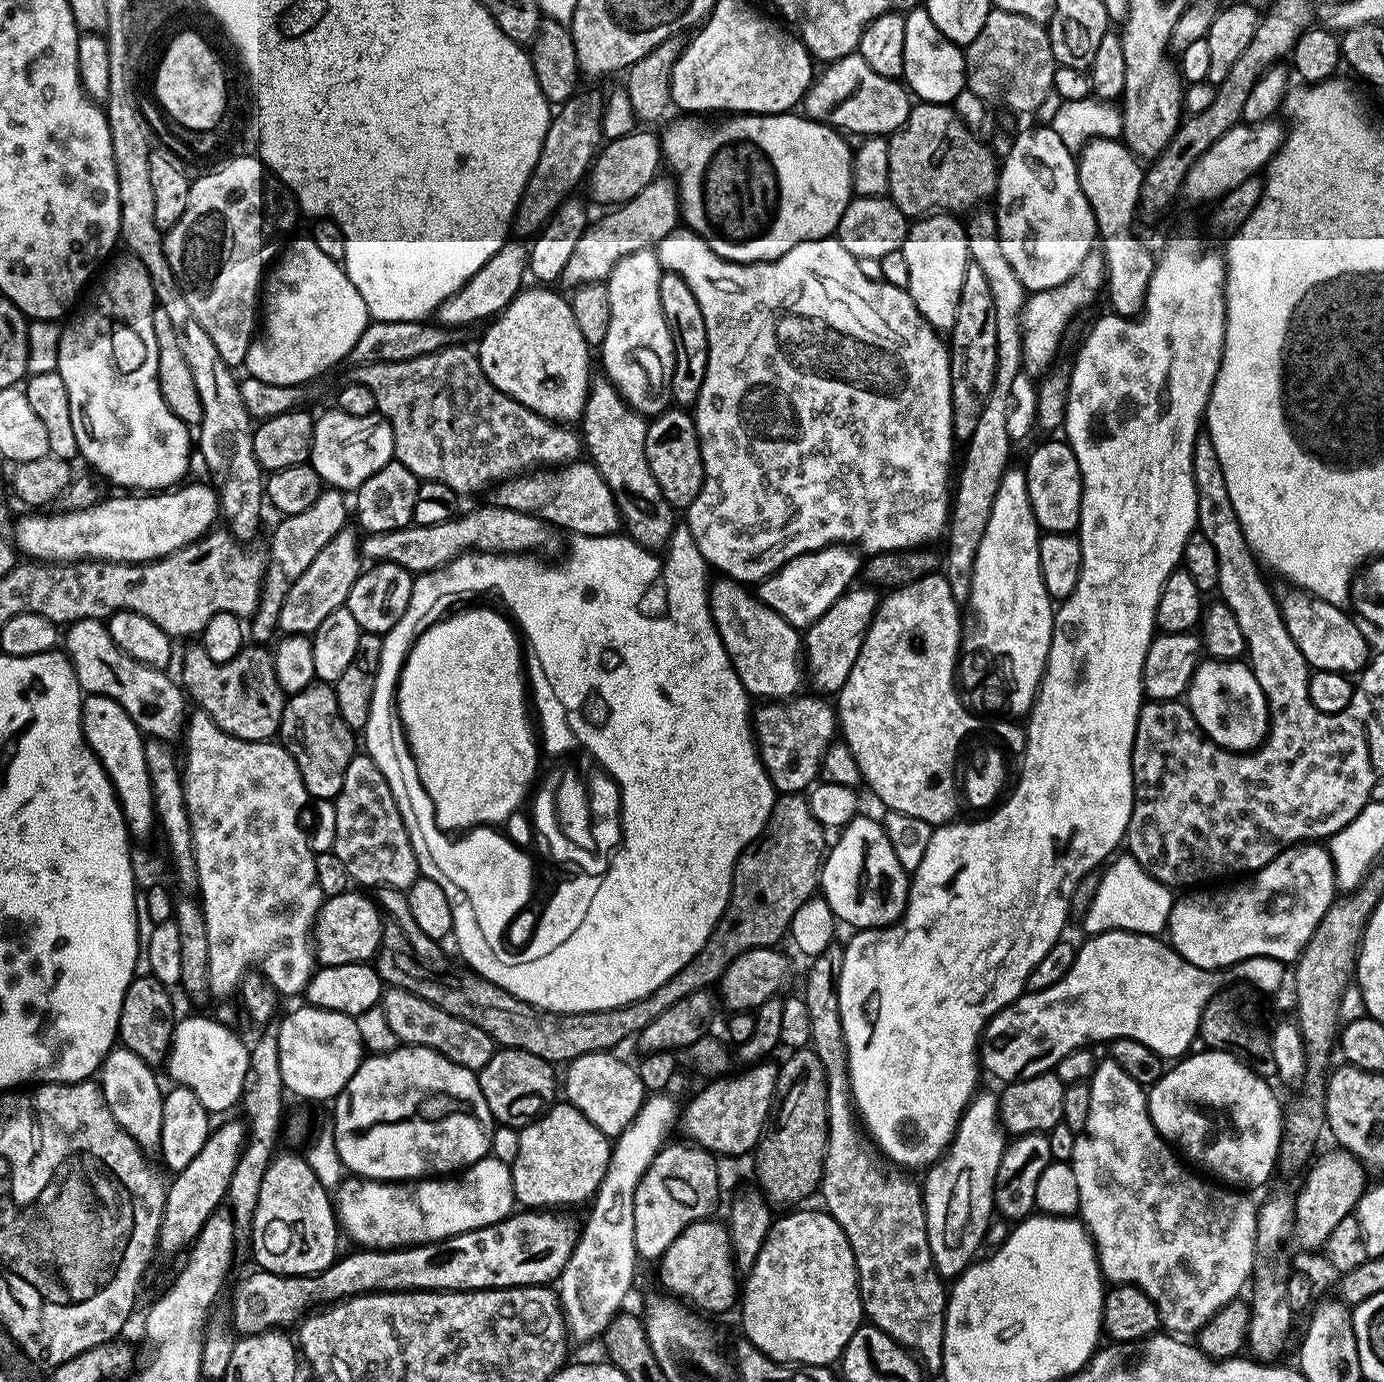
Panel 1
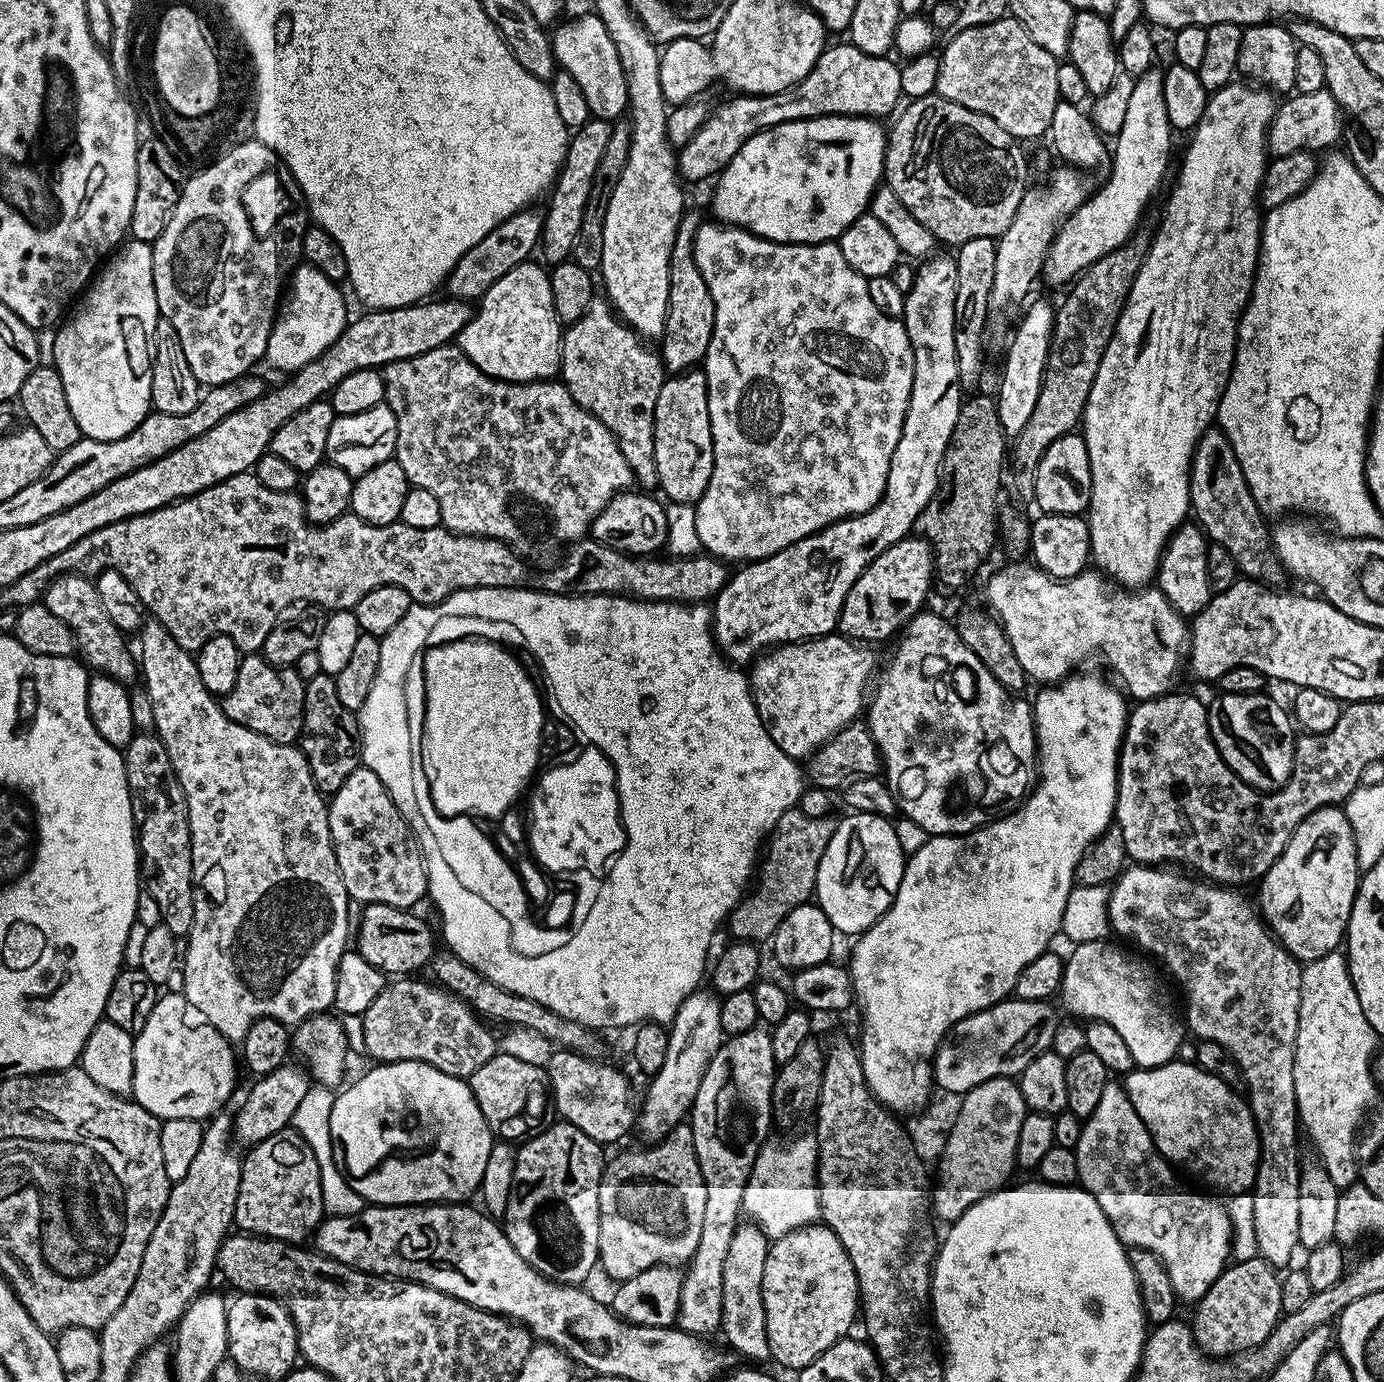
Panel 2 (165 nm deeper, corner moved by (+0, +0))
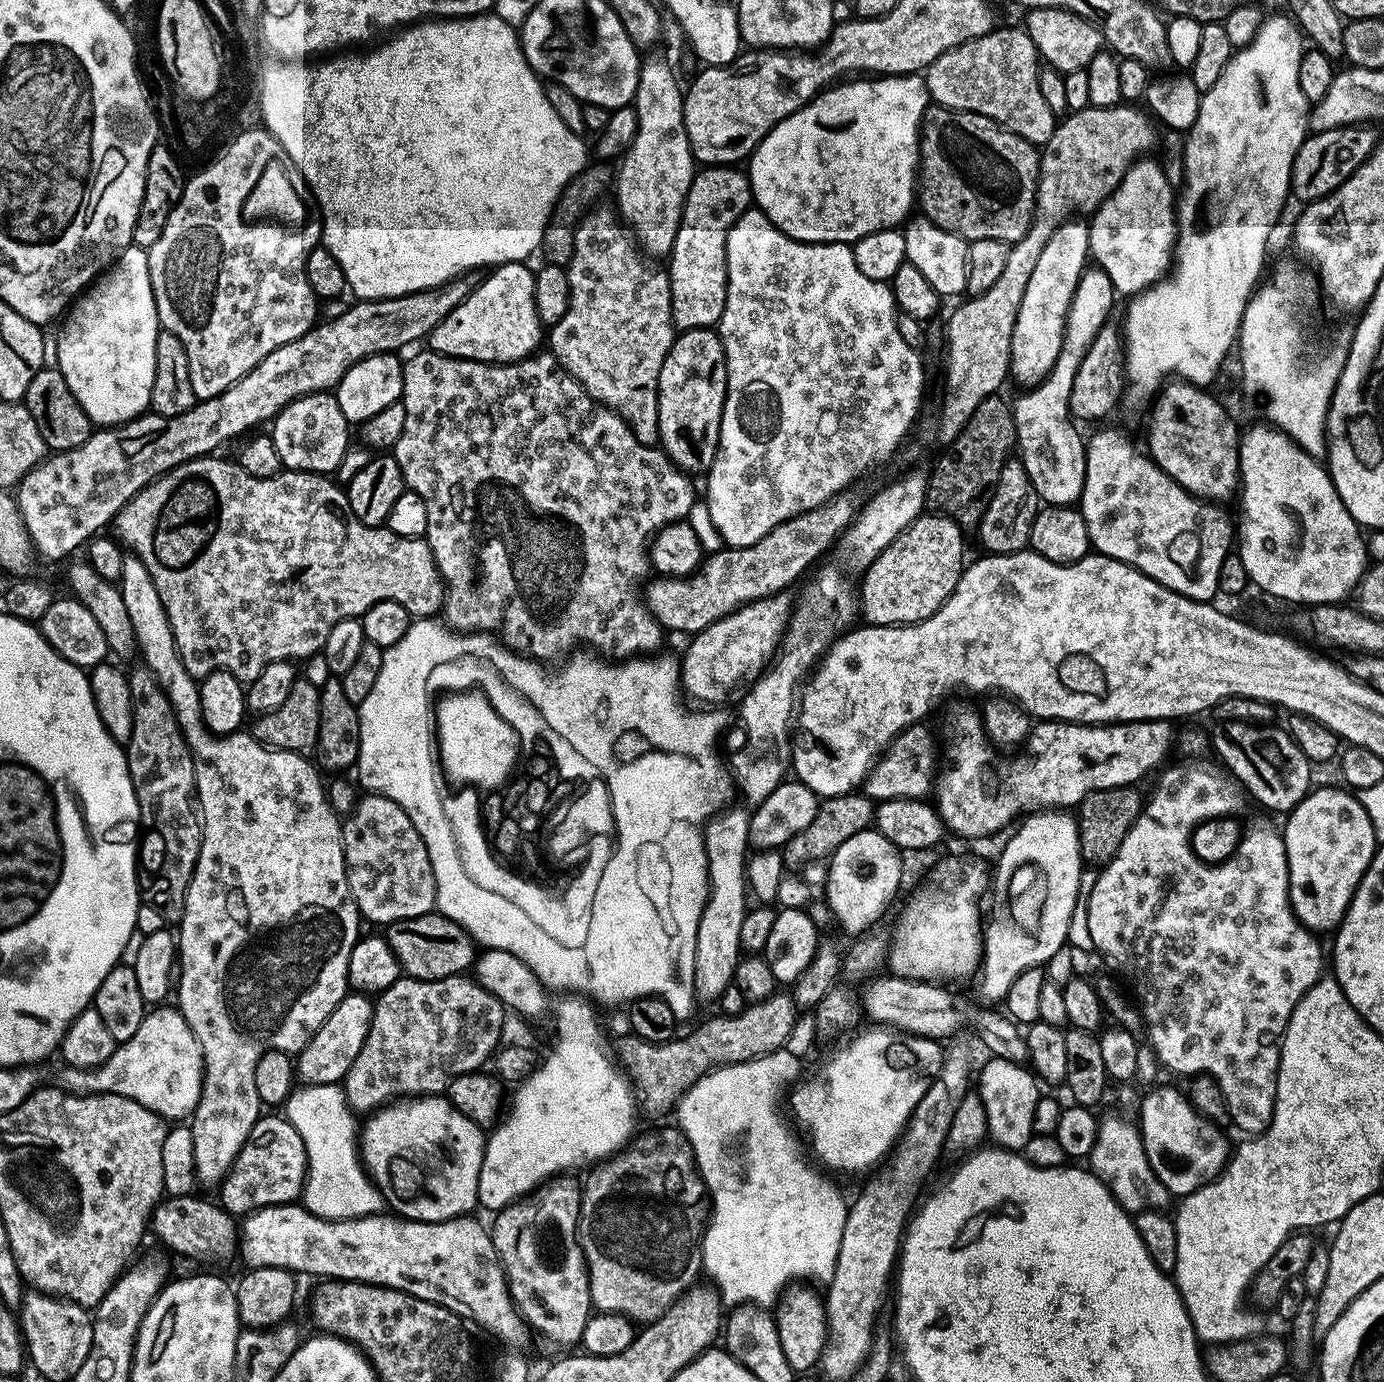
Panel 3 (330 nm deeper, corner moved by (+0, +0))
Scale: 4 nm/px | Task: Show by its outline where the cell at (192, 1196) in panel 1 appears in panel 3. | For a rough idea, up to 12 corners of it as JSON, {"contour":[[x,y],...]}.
{"contour":[[349,991],[295,1057],[304,1084],[340,1084],[373,1007]]}

